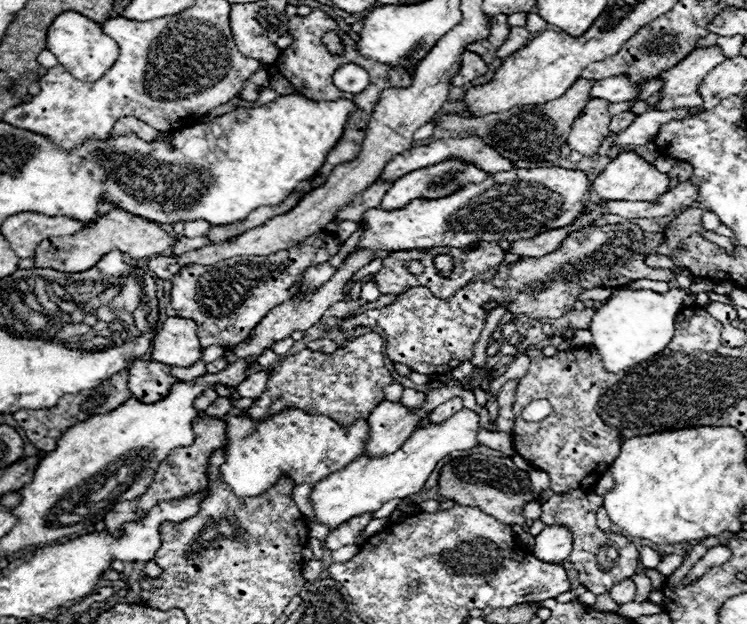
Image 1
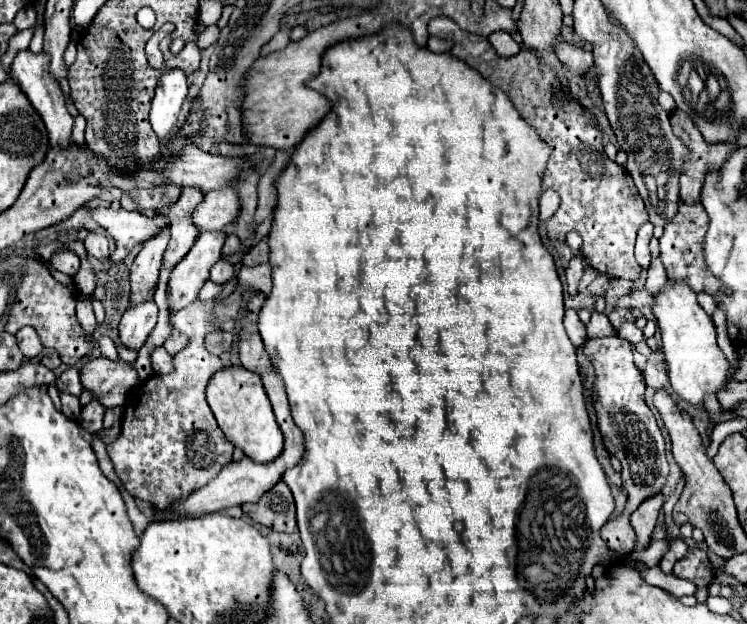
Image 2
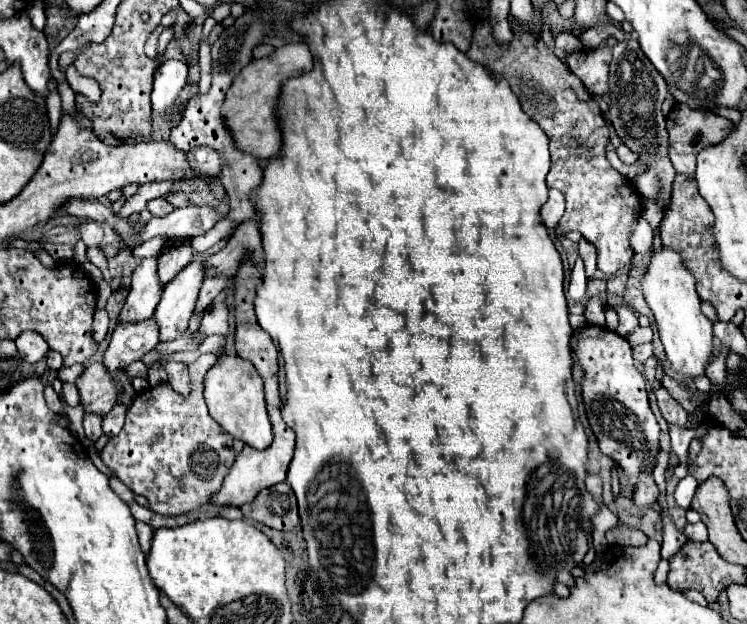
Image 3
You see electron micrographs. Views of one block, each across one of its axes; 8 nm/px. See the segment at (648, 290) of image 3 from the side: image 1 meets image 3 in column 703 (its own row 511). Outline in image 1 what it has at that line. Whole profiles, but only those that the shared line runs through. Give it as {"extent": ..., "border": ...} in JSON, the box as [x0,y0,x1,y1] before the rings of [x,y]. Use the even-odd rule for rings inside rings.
{"extent":[310,410,478,528],"border":[[[460,410],[456,416],[444,420],[442,424],[430,424],[426,428],[418,428],[396,452],[386,454],[382,458],[366,458],[360,456],[350,462],[344,470],[334,472],[320,480],[320,484],[312,486],[310,504],[316,514],[316,522],[332,528],[338,528],[346,520],[362,514],[374,514],[382,504],[394,498],[408,498],[422,490],[436,462],[448,456],[454,450],[468,450],[476,446],[476,430],[478,430],[478,414],[472,410]]]}

